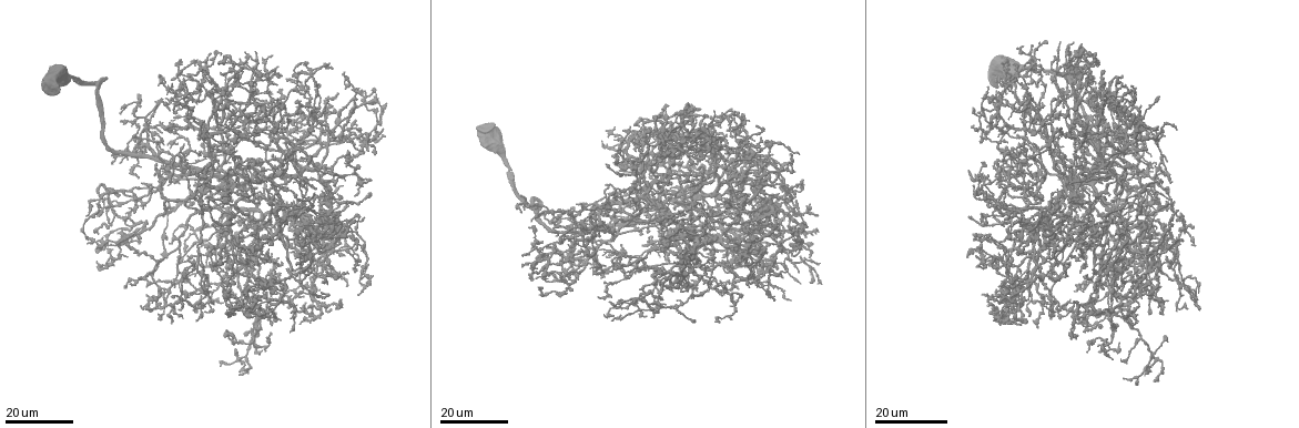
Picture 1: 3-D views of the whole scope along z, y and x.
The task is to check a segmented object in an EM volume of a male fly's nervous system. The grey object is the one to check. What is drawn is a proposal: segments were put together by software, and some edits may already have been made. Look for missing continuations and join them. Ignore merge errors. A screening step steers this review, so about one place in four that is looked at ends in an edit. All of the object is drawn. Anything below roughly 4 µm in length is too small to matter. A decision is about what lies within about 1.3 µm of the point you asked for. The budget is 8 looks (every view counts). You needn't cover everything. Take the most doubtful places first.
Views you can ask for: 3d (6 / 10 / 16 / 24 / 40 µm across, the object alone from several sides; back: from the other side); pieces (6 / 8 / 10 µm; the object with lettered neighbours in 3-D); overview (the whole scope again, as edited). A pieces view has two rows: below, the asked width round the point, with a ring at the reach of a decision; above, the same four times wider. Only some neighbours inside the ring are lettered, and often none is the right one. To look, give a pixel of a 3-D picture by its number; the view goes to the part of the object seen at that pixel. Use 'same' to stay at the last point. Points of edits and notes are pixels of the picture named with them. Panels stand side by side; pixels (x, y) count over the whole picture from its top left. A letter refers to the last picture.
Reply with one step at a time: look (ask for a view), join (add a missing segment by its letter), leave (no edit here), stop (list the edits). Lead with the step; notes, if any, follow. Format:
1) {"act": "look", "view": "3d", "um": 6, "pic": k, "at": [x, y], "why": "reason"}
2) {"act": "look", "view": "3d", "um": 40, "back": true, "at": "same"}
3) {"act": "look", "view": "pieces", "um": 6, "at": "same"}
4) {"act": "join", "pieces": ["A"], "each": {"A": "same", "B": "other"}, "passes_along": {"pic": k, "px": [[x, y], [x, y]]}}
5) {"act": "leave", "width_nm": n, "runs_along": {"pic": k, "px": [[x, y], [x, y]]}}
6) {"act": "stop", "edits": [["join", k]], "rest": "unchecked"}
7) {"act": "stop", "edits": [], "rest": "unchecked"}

{"act": "look", "view": "3d", "um": 24, "pic": 1, "at": [386, 136], "why": "branch stops here"}

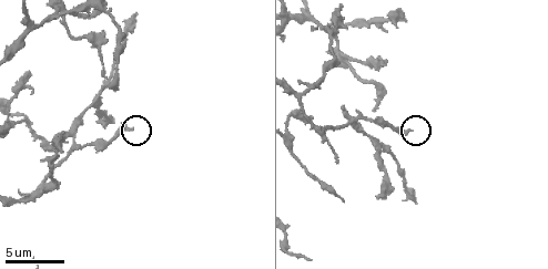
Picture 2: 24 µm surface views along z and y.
{"act": "look", "view": "pieces", "um": 6, "pic": 2, "at": [132, 129], "why": "see the neighbours"}

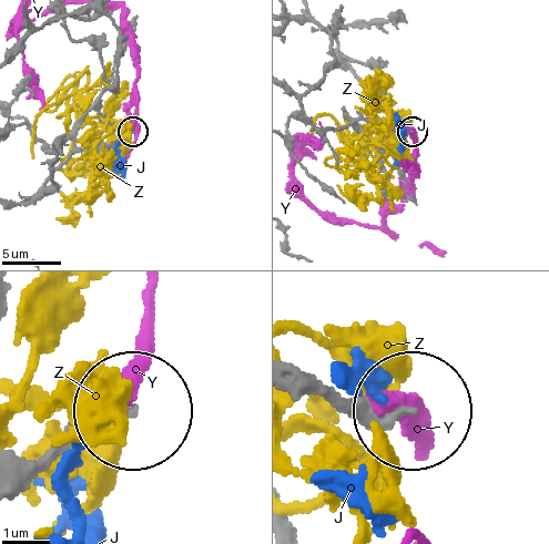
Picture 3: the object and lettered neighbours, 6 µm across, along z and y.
{"act": "leave", "each": {"J": "other", "Y": "other", "Z": "other"}, "runs_along": {"pic": 3, "px": [[300, 372], [370, 411], [403, 411]]}, "found": "none of them fits"}

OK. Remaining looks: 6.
{"act": "look", "view": "3d", "um": 24, "pic": 1, "at": [1144, 170], "why": "branch stops here"}

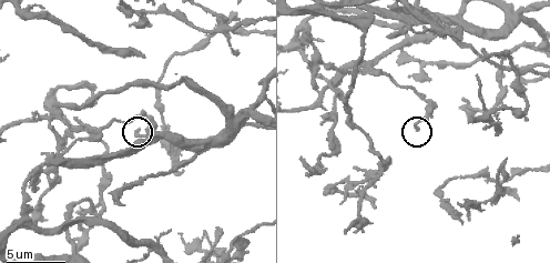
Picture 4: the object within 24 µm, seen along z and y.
{"act": "look", "view": "3d", "um": 6, "pic": 4, "at": [134, 129], "why": "closer look"}

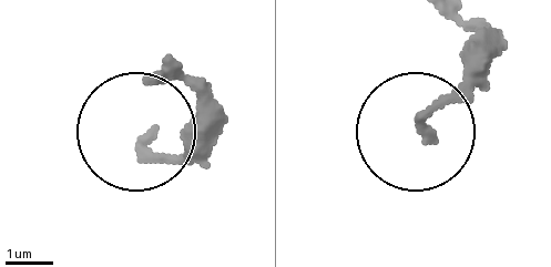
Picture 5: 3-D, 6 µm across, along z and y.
{"act": "look", "view": "pieces", "um": 10, "pic": 5, "at": [424, 130]}

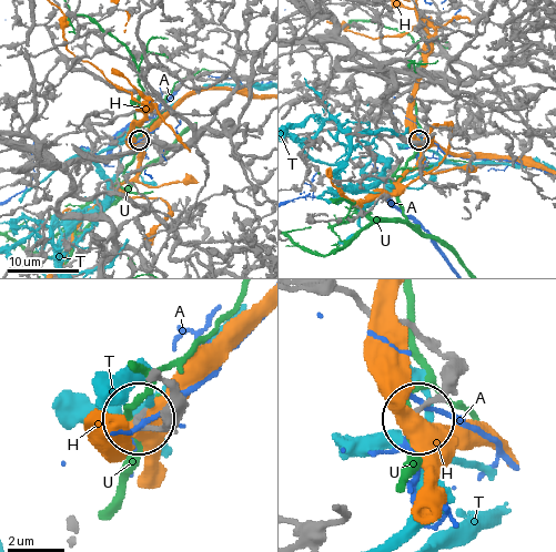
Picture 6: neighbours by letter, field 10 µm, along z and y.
{"act": "leave", "each": {"A": "other", "H": "other", "T": "other", "U": "other"}, "runs_along": {"pic": 6, "px": [[127, 114], [93, 130], [112, 139], [145, 132], [139, 140]]}, "found": "none of them fits"}

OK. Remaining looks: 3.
{"act": "look", "view": "3d", "um": 16, "pic": 1, "at": [366, 149], "why": "free end"}

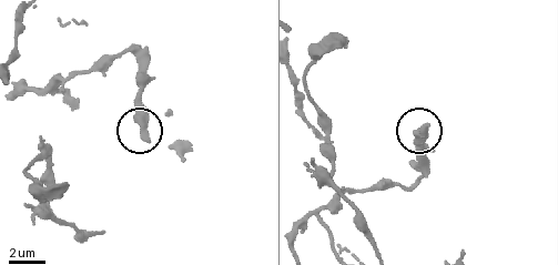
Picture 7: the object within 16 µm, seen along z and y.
{"act": "look", "view": "3d", "um": 10, "pic": 7, "at": [147, 137]}

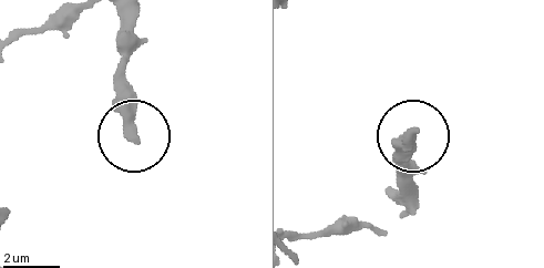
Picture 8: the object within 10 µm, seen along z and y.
{"act": "look", "view": "pieces", "um": 6, "pic": 8, "at": [415, 130], "why": "see the neighbours"}

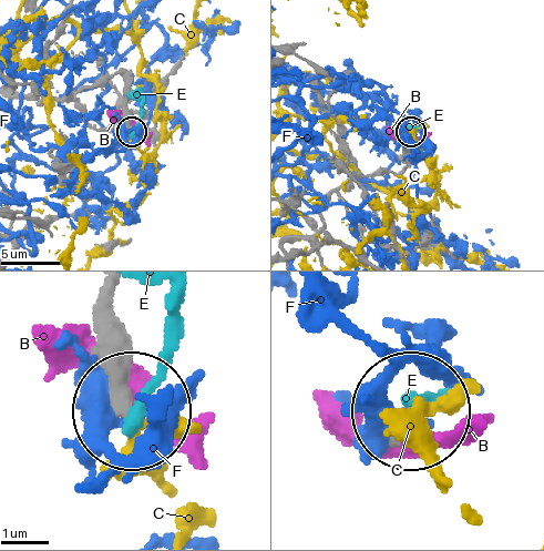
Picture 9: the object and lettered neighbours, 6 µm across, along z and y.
{"act": "leave", "each": {"B": "other", "C": "other", "E": "other", "F": "other"}, "found": "none of them fits"}

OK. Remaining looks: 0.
{"act": "stop", "edits": [], "rest": "unchecked"}

